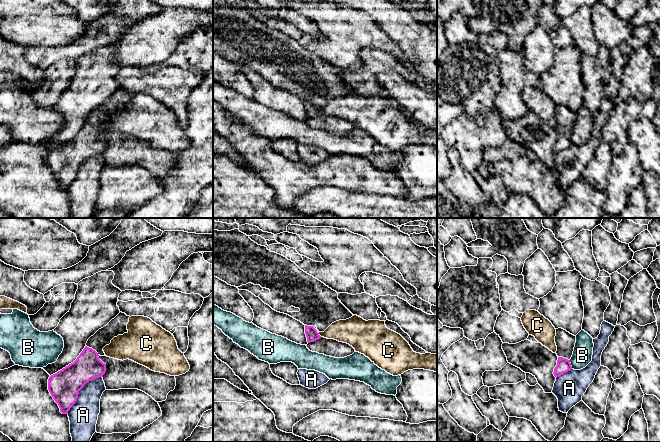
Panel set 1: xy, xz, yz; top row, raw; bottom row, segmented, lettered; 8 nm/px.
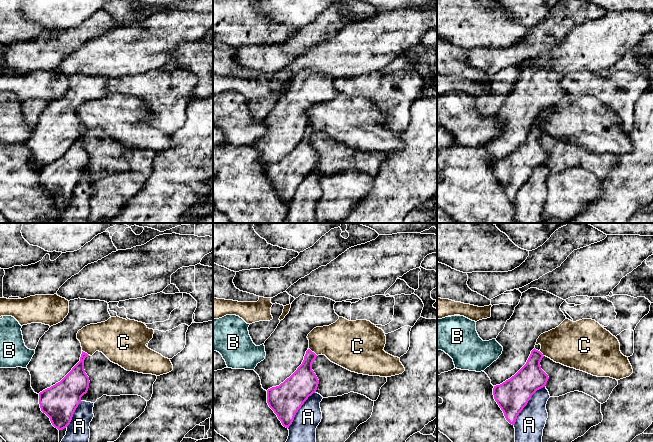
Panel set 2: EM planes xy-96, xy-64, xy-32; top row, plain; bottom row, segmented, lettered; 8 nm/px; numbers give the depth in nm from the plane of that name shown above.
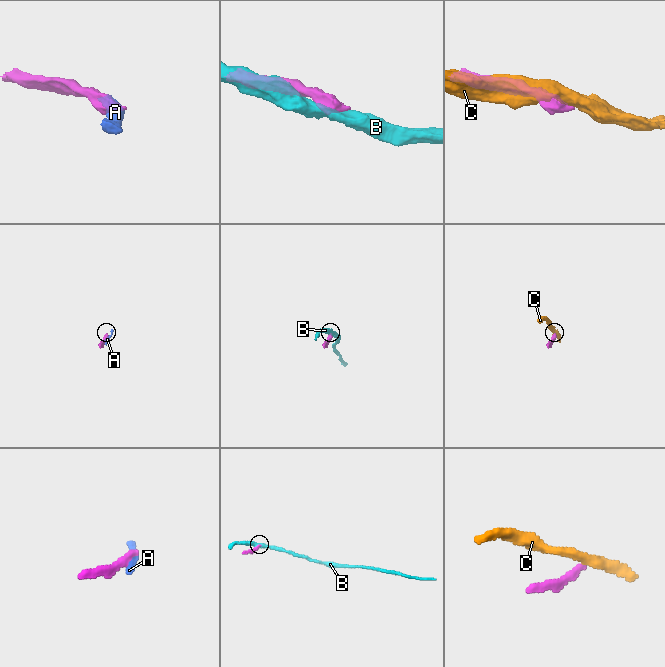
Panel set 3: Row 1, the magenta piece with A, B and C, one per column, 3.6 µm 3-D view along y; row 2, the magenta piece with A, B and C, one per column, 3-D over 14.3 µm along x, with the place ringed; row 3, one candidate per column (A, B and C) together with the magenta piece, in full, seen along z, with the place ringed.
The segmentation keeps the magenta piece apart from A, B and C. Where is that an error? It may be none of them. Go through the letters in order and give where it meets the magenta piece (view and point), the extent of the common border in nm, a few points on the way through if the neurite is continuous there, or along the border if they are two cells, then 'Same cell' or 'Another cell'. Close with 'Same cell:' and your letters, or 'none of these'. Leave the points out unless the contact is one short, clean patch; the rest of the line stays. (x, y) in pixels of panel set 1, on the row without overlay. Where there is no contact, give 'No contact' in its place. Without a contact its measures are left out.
A: Touches magenta at xy (79, 166). Shared border 400 nm. Another cell
B: Touches magenta at yz (570, 140). Shared border 80 nm. Boundary: yz (569, 136), (572, 144). Another cell
C: Touches magenta at xz (317, 108). Shared border 100 nm. Boundary: xz (313, 103), (321, 112). Another cell
Same cell: none of these

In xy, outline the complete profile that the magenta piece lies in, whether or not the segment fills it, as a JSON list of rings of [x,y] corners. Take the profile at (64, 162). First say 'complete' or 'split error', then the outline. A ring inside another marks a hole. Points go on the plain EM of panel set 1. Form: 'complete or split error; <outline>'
split error; [[[120,88],[88,115],[85,124],[73,139],[49,153],[48,166],[62,190],[68,190],[77,177],[79,167],[87,158],[103,153],[106,140],[98,132],[106,132],[103,124],[114,113],[128,109],[129,93]]]

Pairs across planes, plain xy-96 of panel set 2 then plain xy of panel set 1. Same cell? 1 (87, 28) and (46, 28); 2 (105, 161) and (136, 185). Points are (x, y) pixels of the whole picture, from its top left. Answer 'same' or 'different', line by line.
1: different
2: different

